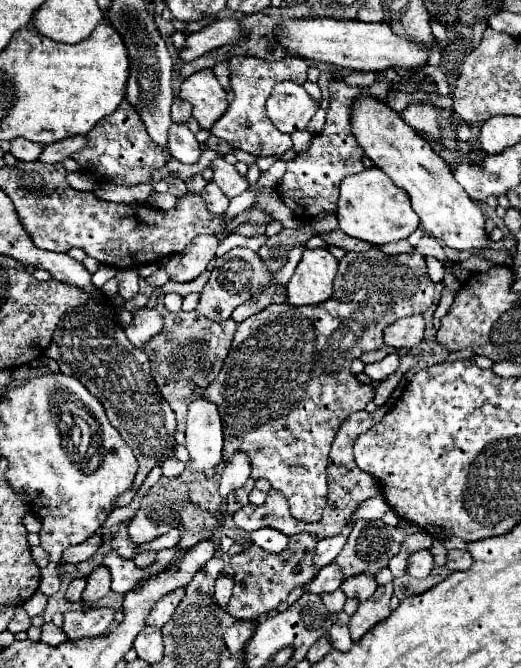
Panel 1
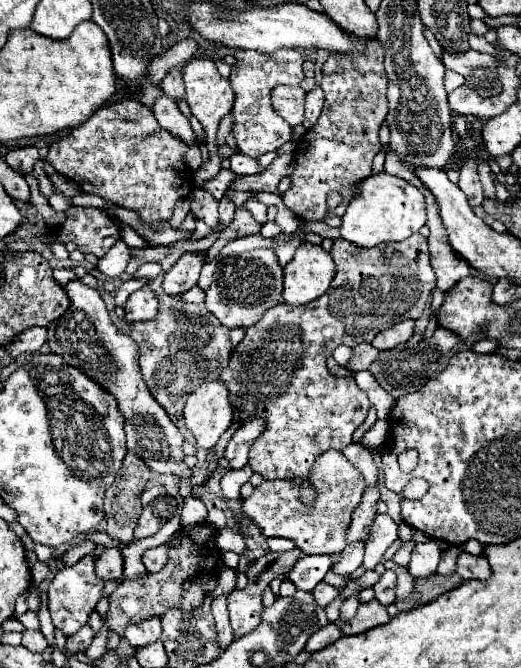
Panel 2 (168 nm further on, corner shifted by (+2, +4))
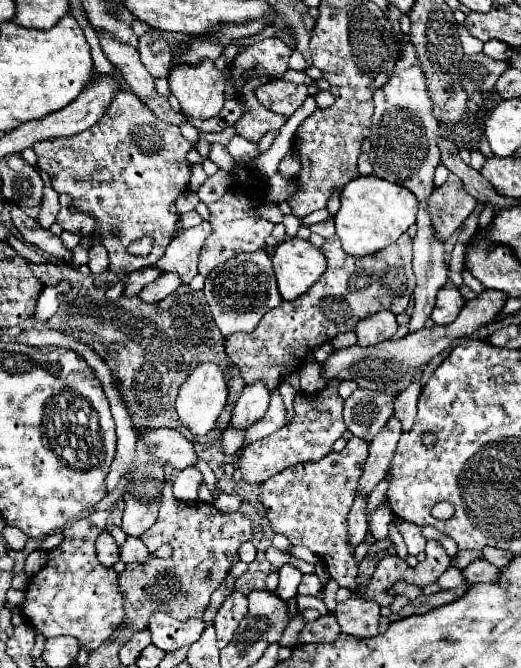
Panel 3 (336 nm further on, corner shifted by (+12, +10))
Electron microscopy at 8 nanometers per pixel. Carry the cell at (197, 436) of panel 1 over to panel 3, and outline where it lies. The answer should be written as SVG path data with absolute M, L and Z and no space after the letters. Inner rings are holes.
M204 362L200 364L200 368L196 368L190 378L180 386L178 398L176 398L176 412L180 416L180 422L196 436L206 436L212 428L214 422L220 414L220 410L226 404L226 380L224 380L224 372L220 370L220 366L212 364L212 362Z

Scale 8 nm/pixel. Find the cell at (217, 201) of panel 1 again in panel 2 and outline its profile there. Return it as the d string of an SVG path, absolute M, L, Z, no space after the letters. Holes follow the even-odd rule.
M196 188L196 190L192 190L188 200L190 200L192 212L198 220L208 224L210 228L214 228L218 224L218 202L214 200L214 196L208 190Z

